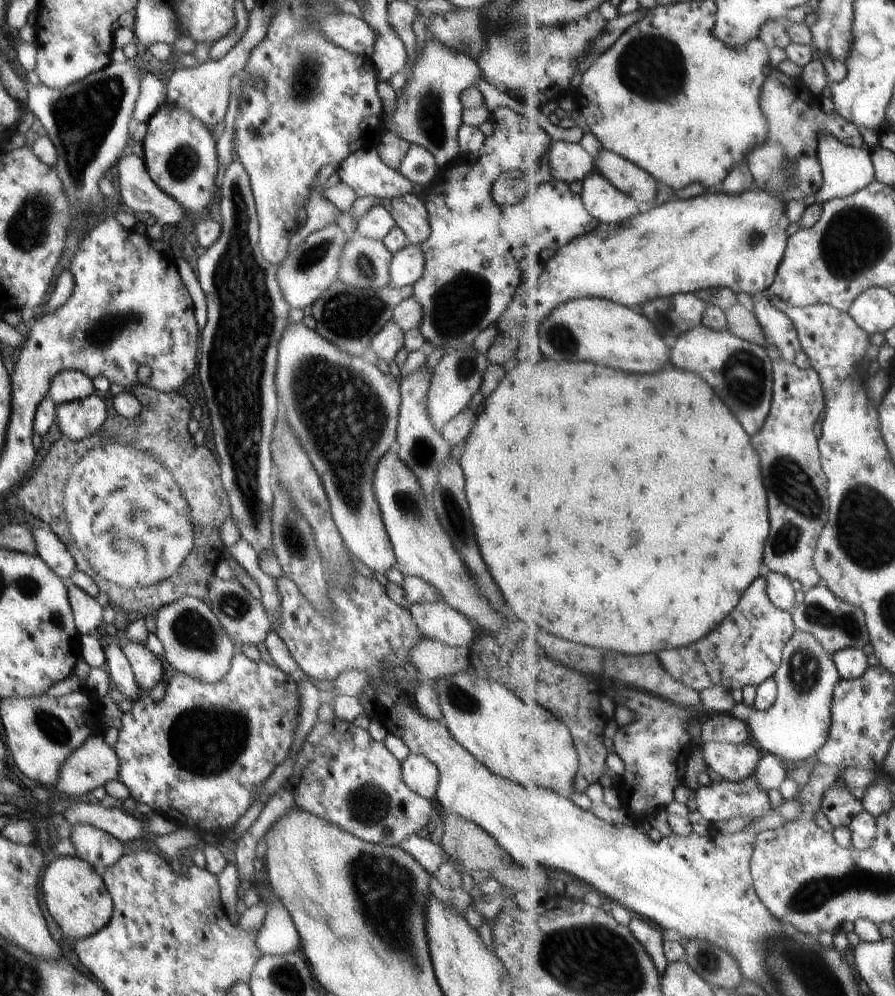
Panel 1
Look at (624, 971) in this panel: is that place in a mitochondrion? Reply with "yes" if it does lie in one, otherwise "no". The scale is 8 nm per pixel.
yes

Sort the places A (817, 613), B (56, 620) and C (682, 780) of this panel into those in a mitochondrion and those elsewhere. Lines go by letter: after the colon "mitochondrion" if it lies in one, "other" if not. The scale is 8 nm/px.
A: mitochondrion
B: other
C: other

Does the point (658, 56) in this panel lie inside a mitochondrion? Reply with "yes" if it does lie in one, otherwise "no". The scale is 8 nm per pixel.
yes

